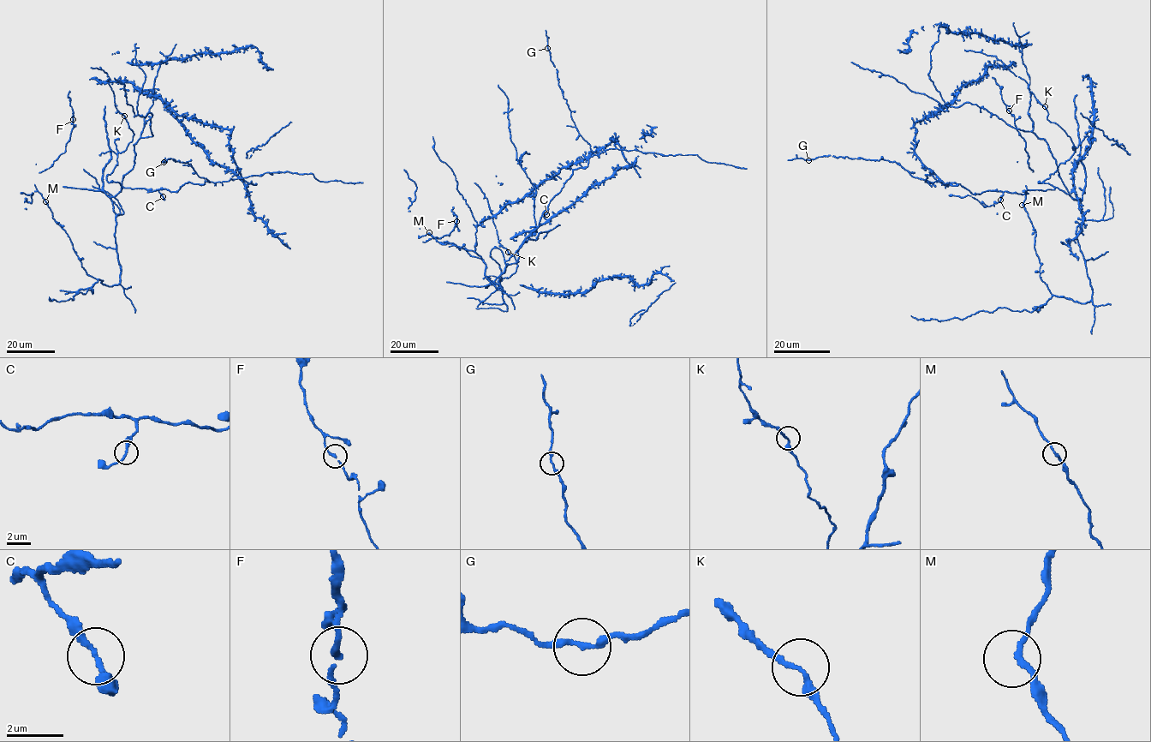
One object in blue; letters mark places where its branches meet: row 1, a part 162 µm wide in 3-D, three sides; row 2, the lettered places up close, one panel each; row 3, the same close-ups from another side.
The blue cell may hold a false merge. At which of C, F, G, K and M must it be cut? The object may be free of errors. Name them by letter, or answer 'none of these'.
none of these

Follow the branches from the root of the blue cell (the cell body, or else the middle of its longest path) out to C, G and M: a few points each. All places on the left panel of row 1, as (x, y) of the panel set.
C: (120, 183), (126, 188), (144, 188), (147, 192), (157, 189), (163, 196)
G: (120, 183), (147, 192), (177, 192), (188, 182), (210, 182), (187, 162), (170, 158), (164, 163)
M: (120, 183), (122, 189), (110, 198), (121, 270), (120, 282), (112, 286), (86, 273), (45, 201)

